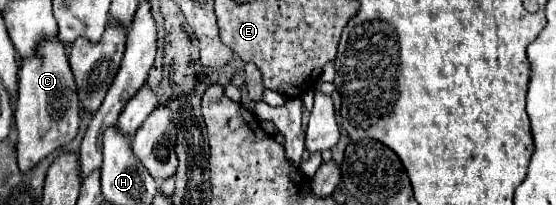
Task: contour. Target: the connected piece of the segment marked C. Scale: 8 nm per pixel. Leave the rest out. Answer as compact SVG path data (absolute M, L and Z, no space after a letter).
M60 39L44 41L36 57L24 59L18 71L18 99L16 99L16 131L18 131L18 167L30 173L44 157L66 147L80 127L80 101L64 43Z

